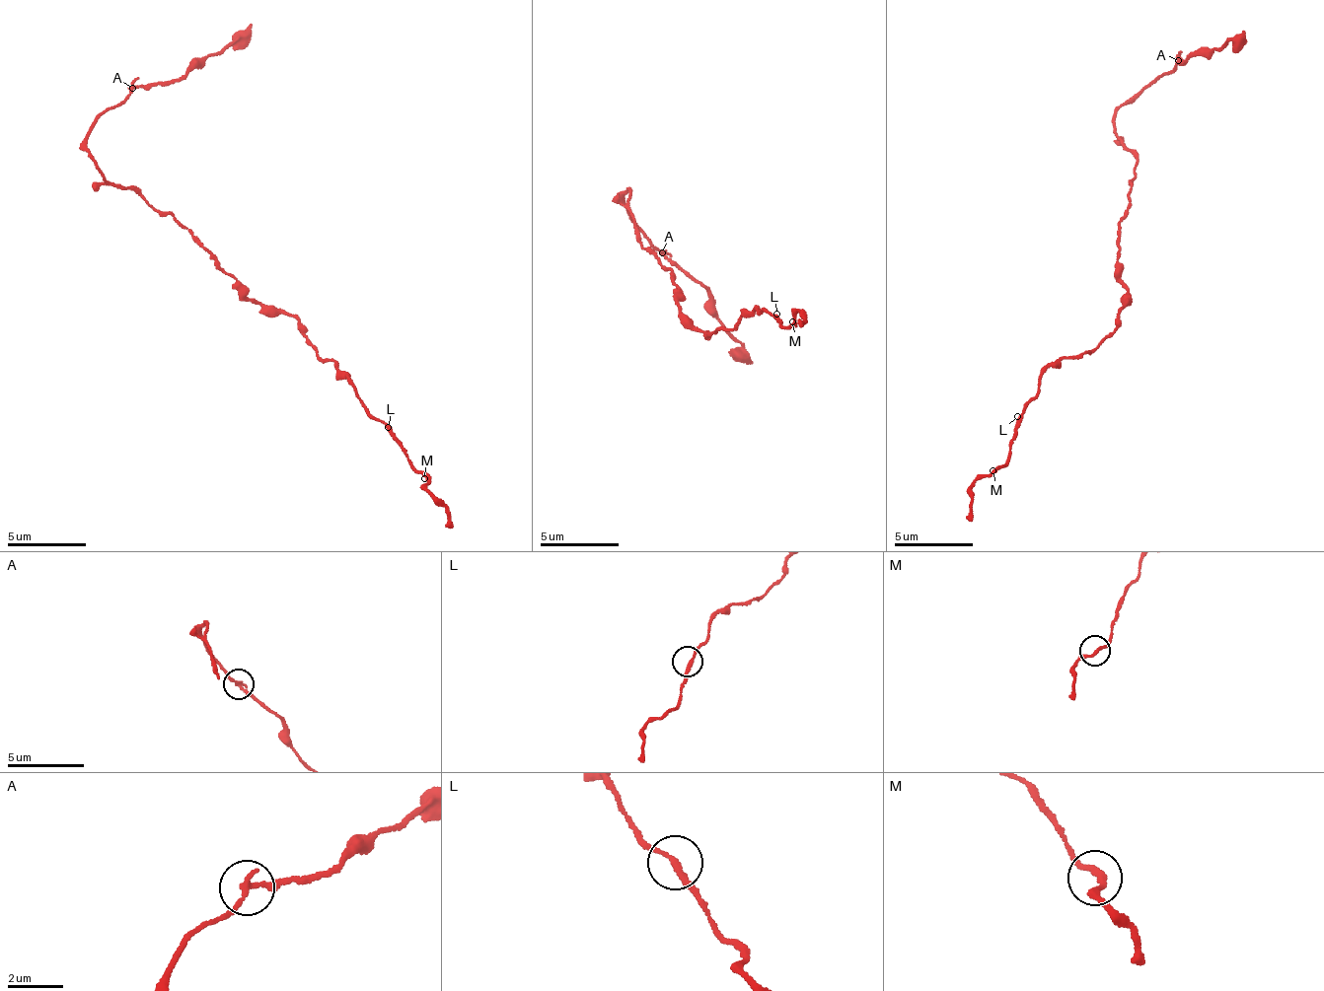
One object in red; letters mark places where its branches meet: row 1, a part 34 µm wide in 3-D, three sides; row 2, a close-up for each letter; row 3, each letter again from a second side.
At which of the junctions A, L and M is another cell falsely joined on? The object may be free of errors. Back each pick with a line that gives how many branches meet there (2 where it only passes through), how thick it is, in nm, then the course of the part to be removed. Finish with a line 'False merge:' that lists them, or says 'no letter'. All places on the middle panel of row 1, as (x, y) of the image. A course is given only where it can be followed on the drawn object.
A: Branches: 2. Thickness 200 nm. Course of the part to remove: (663, 253), (708, 290), (710, 313), (752, 364)
False merge: A

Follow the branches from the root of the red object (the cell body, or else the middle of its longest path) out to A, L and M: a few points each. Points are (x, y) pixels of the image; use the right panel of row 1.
A: (1119, 228), (1131, 204), (1128, 184), (1134, 182), (1138, 165), (1135, 155), (1123, 149), (1115, 116), (1179, 61)
L: (1119, 228), (1117, 254), (1126, 292), (1116, 327), (1090, 349), (1066, 357), (1042, 375), (1034, 396), (1017, 416)
M: (1119, 228), (1117, 254), (1126, 292), (1116, 327), (1042, 375), (1017, 420), (1005, 465), (992, 470)

